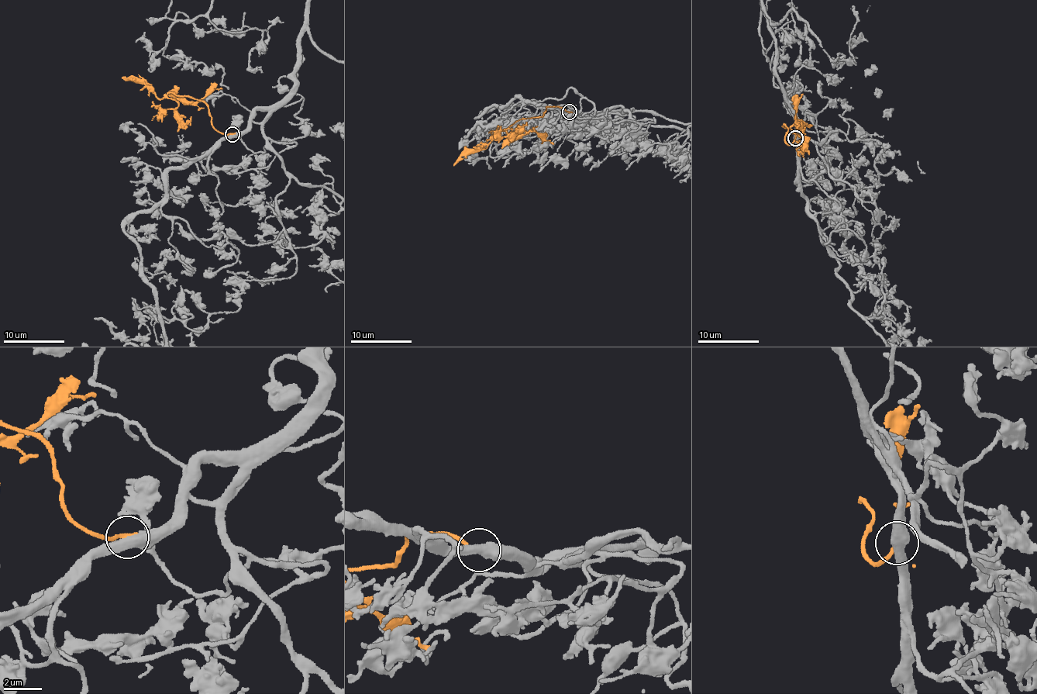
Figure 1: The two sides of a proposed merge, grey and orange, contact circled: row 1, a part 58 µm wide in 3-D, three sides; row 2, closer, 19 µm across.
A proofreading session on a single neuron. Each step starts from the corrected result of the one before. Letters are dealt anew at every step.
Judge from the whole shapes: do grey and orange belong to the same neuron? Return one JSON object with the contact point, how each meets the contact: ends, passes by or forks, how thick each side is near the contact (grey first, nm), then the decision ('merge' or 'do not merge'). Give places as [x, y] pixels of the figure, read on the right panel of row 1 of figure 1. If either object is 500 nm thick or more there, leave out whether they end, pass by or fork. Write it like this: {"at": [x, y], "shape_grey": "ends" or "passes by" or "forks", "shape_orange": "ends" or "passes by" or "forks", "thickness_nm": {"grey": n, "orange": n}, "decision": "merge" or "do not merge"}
{"at": [795, 138], "thickness_nm": {"grey": 500, "orange": 220}, "decision": "merge"}

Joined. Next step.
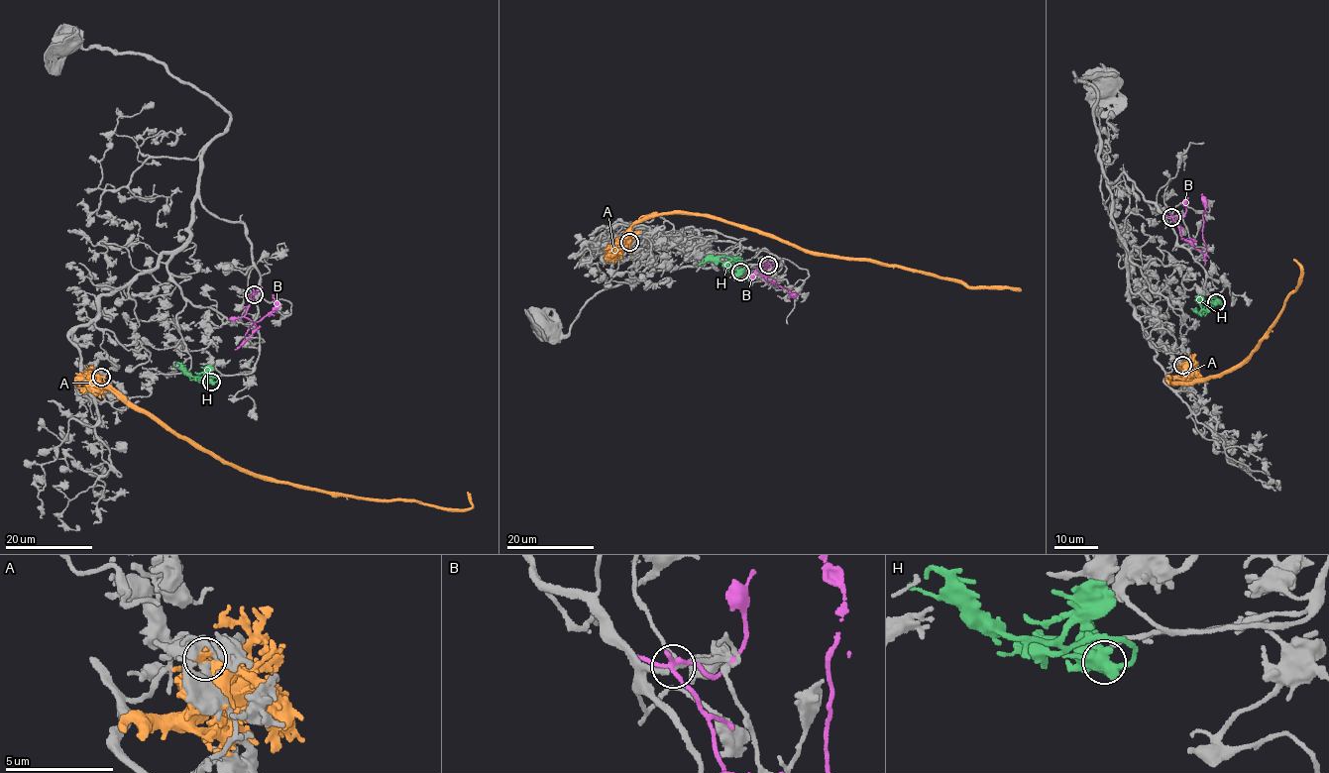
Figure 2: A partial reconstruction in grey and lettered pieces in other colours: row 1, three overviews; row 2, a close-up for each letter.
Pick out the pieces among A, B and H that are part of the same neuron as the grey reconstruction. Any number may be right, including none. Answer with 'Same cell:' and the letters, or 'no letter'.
Same cell: H

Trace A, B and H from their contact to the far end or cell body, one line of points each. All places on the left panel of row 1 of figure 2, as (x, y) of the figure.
A: (100, 377), (99, 384), (158, 418), (174, 433), (274, 480), (469, 509), (468, 492)
B: (253, 294), (244, 316), (253, 321), (256, 328), (245, 342), (245, 334), (276, 305), (274, 294)
H: (211, 382), (217, 380), (188, 376), (171, 366)

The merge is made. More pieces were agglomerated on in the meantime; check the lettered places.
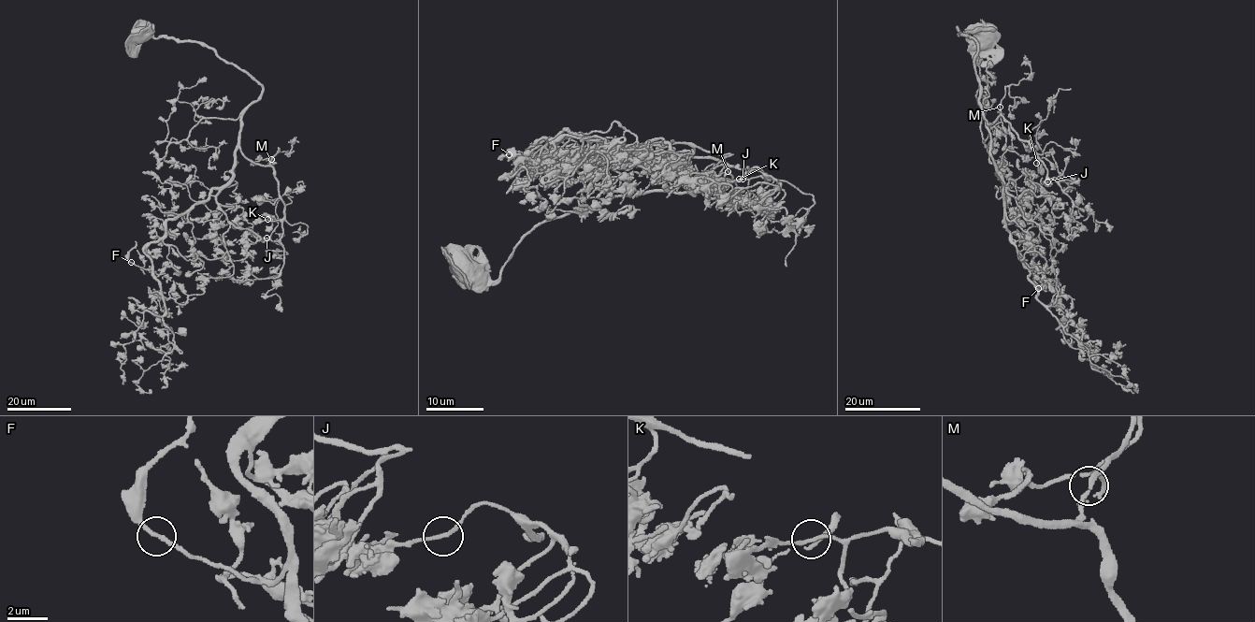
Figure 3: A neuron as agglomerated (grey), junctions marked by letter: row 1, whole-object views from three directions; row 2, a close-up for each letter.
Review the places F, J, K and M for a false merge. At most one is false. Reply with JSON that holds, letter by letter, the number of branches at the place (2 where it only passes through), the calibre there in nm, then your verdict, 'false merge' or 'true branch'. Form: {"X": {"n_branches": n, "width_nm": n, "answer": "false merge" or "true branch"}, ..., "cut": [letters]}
{"F": {"n_branches": 2, "width_nm": 170, "answer": "true branch"}, "J": {"n_branches": 2, "width_nm": 170, "answer": "true branch"}, "K": {"n_branches": 2, "width_nm": 140, "answer": "true branch"}, "M": {"n_branches": 2, "width_nm": 180, "answer": "true branch"}, "cut": []}

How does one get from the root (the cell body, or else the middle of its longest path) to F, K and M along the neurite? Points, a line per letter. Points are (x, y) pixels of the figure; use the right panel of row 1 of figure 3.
F: (985, 41), (992, 29), (962, 33), (958, 25), (978, 48), (974, 70), (1002, 180), (1002, 220), (1038, 288)
K: (985, 41), (992, 29), (962, 33), (958, 25), (977, 44), (984, 118), (1002, 116), (1036, 164)
M: (985, 41), (992, 29), (962, 33), (958, 25), (959, 35), (977, 44), (974, 70), (988, 122), (1000, 108)

